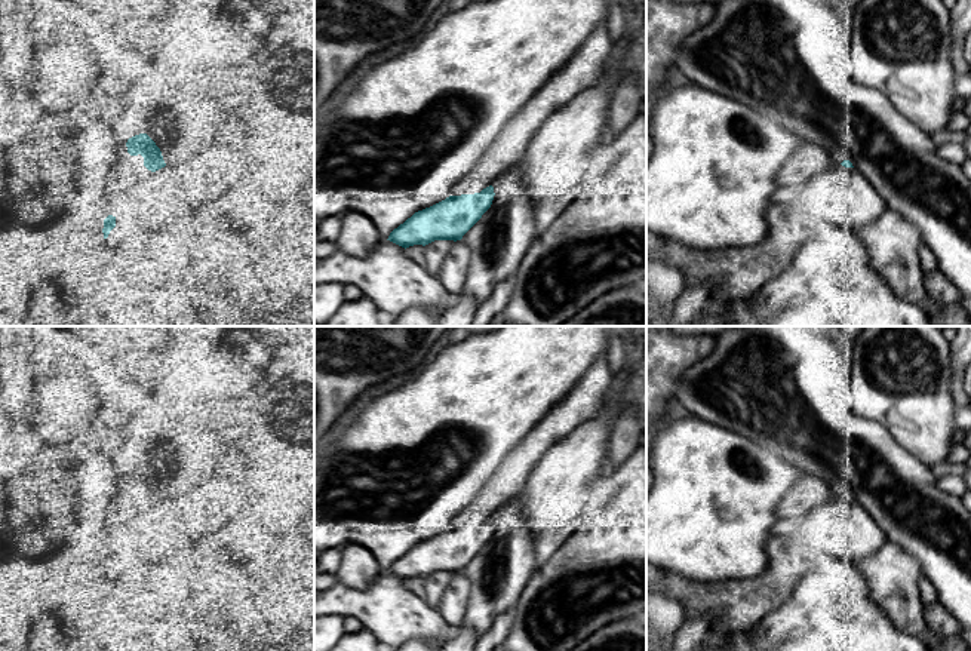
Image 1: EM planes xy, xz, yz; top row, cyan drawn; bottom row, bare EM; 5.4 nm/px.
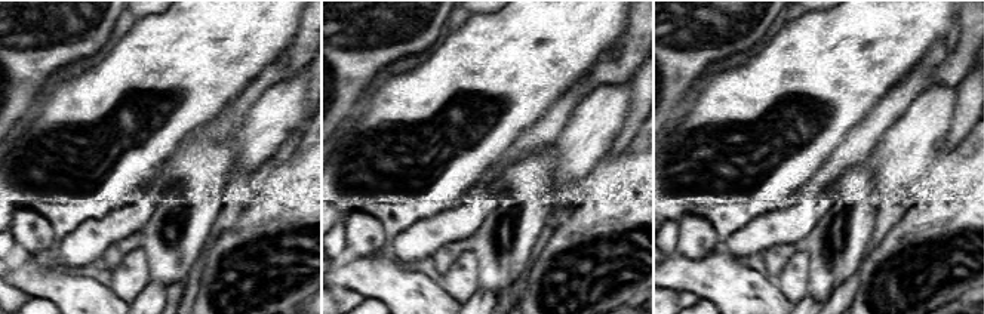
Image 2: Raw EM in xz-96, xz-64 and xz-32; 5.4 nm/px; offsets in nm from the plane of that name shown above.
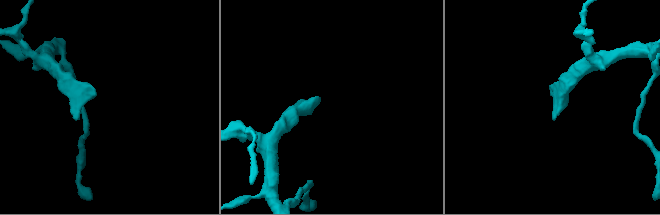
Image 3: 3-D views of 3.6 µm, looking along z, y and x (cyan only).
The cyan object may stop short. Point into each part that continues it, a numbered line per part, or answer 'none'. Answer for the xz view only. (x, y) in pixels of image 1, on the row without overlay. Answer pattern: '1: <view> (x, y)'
1: xz (586, 401)

